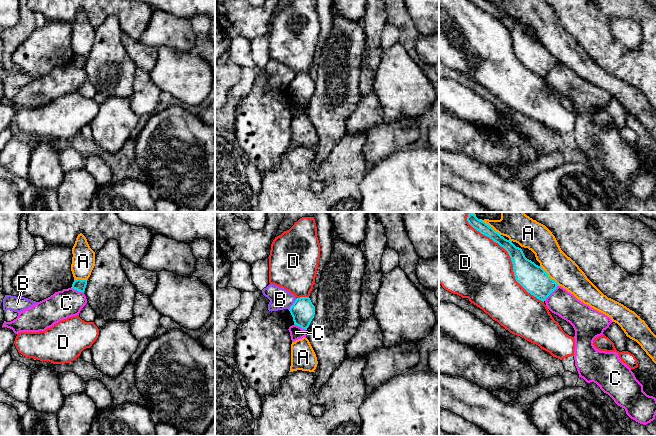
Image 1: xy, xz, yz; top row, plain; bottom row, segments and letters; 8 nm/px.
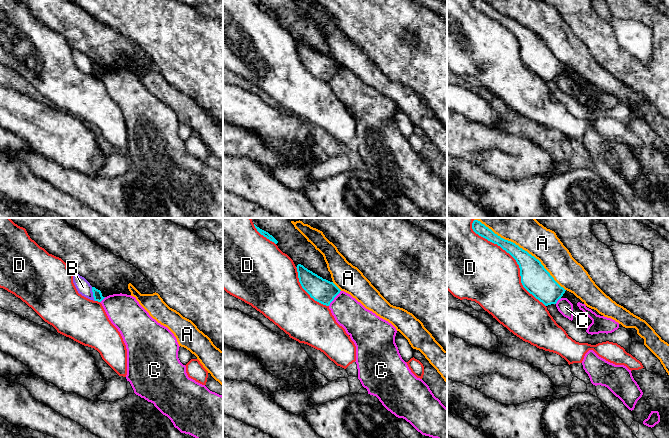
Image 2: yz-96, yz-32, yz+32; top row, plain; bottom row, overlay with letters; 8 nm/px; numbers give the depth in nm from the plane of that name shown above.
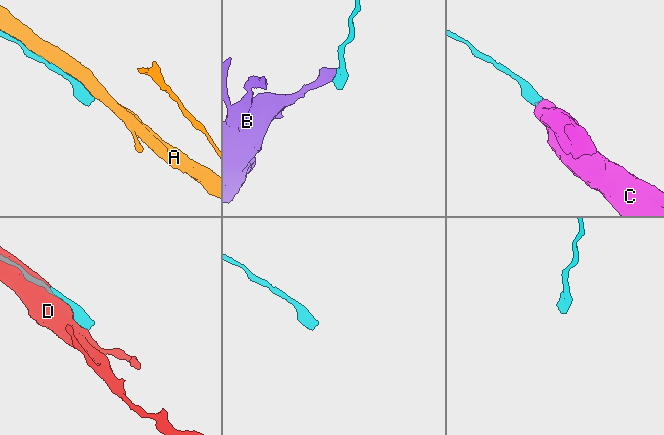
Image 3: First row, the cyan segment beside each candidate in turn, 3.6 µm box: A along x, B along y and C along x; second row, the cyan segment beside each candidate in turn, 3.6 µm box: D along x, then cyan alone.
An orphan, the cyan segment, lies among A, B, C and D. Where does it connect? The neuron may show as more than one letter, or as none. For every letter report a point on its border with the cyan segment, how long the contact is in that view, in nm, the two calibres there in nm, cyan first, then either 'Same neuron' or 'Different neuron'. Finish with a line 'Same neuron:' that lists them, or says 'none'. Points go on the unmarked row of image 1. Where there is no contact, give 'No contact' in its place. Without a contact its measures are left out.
A: Touches cyan at yz (547, 51). Shared border 220 nm. Thickness 220 nm (cyan) against 220 nm. Different neuron
B: Touches cyan at xz (293, 80). Shared border 110 nm. Thickness 190 nm (cyan) against 170 nm. Different neuron
C: Touches cyan at yz (551, 68). Shared border 170 nm. Thickness 220 nm (cyan) against 200 nm. Same neuron
D: Touches cyan at yz (511, 36). Shared border 850 nm. Thickness 220 nm (cyan) against 500 nm. Different neuron
Same neuron: C

